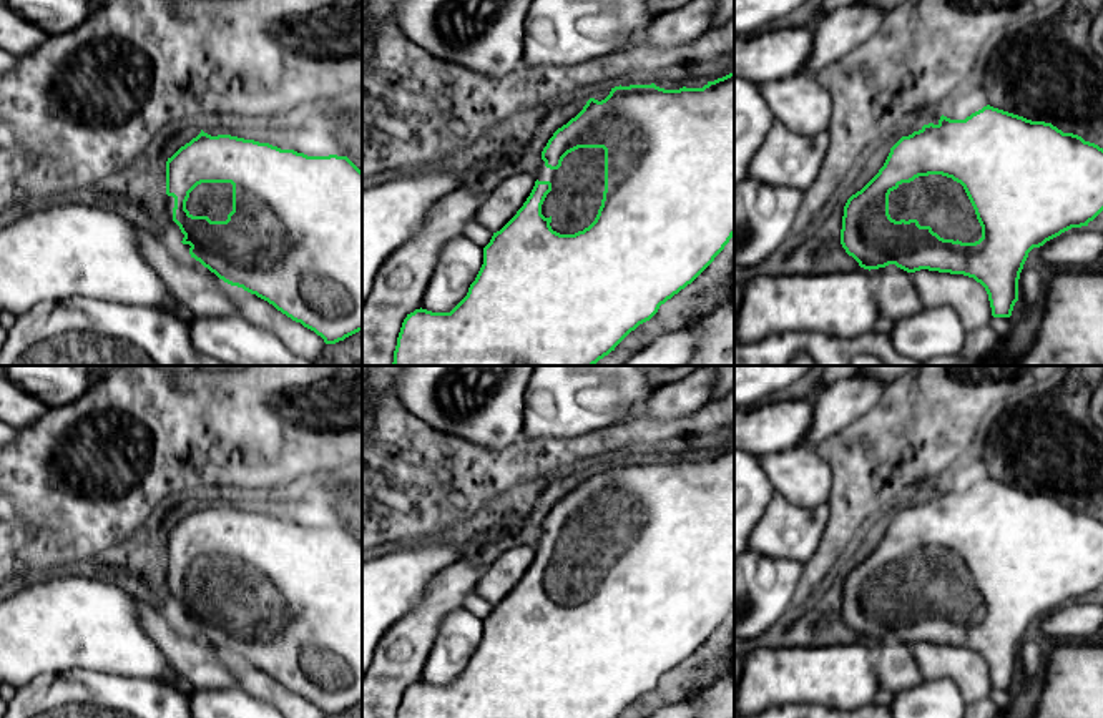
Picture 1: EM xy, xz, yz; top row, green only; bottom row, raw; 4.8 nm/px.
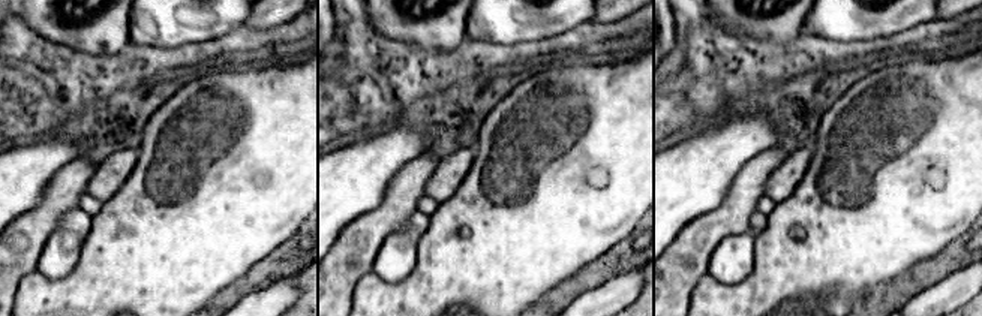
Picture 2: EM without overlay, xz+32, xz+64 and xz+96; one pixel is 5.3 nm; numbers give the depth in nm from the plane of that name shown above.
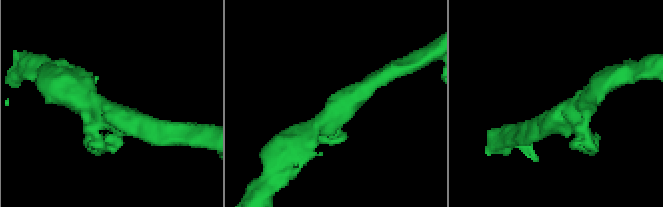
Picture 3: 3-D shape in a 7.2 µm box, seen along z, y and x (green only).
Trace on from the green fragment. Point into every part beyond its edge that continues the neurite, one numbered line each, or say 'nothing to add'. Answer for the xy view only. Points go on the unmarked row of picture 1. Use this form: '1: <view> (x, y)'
1: xy (215, 572)

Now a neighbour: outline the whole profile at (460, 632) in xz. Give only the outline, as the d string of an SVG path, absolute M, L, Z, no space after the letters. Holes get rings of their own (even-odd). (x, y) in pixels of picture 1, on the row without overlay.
M465 608L449 612L422 670L422 681L450 685L468 665L483 637L483 620Z

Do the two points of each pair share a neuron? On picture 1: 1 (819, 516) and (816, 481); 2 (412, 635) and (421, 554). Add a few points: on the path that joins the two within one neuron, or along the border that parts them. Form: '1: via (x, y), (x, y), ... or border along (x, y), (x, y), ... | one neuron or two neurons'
1: border along (783, 494), (803, 507), (818, 507), (826, 502) | two neurons
2: border along (439, 570), (422, 595), (387, 629) | two neurons

